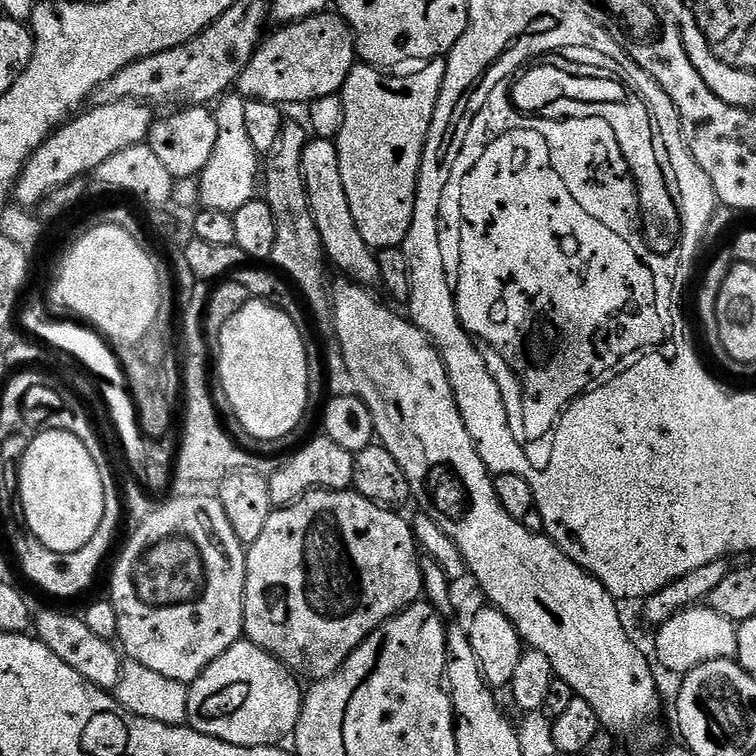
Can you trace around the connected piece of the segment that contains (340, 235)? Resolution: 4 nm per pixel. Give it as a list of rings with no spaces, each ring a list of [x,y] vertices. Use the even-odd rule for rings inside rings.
[[[309,139],[306,150],[302,150],[302,178],[306,182],[306,194],[310,202],[310,210],[314,214],[314,226],[318,226],[318,238],[322,238],[324,255],[349,280],[365,286],[372,286],[380,279],[376,252],[362,238],[358,230],[358,222],[354,222],[354,214],[350,214],[350,198],[346,198],[346,186],[342,183],[342,166],[338,158],[336,141]]]

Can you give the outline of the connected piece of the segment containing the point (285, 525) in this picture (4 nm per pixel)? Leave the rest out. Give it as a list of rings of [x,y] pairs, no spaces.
[[[317,490],[308,492],[287,508],[277,508],[270,514],[266,526],[262,529],[258,542],[247,549],[246,586],[244,587],[244,636],[269,654],[276,657],[281,664],[292,669],[297,677],[308,682],[324,680],[333,676],[346,662],[346,658],[364,639],[378,626],[385,624],[392,616],[417,603],[424,596],[424,575],[420,569],[422,559],[416,543],[416,535],[412,533],[412,525],[407,519],[400,517],[399,511],[383,508],[380,504],[362,498],[354,490],[329,492]]]

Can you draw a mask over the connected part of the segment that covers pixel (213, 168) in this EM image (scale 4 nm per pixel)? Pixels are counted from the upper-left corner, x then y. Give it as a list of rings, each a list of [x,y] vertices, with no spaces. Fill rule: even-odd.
[[[232,92],[222,96],[215,105],[214,118],[218,122],[218,139],[210,161],[198,177],[199,205],[203,209],[218,210],[220,213],[232,215],[257,195],[262,160],[251,139],[247,137],[246,104],[245,97]]]

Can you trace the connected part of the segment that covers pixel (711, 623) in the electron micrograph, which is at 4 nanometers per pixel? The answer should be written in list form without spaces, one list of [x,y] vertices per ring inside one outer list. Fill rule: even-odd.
[[[707,606],[683,608],[674,618],[659,625],[656,636],[656,656],[664,668],[683,674],[702,666],[702,662],[727,660],[736,654],[737,625]]]

